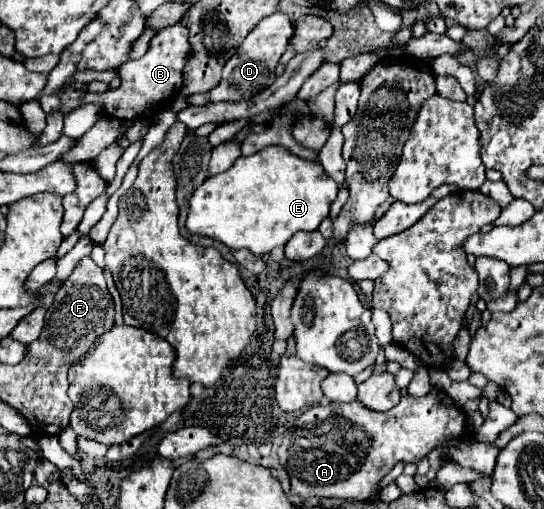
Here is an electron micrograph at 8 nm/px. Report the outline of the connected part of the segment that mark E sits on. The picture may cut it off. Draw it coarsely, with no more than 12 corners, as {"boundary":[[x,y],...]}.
{"boundary":[[284,147],[238,157],[186,227],[262,257],[316,231],[338,185]]}

